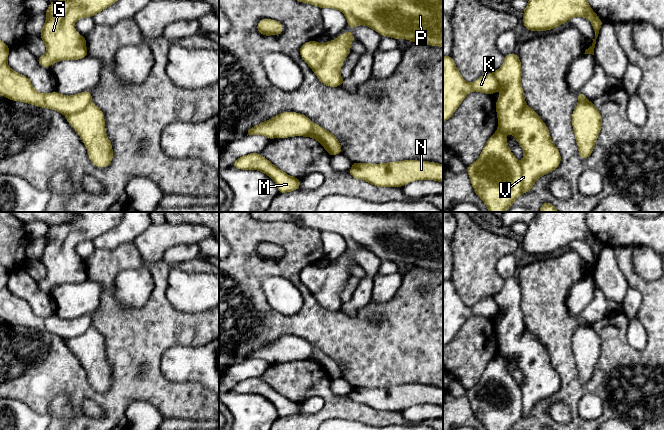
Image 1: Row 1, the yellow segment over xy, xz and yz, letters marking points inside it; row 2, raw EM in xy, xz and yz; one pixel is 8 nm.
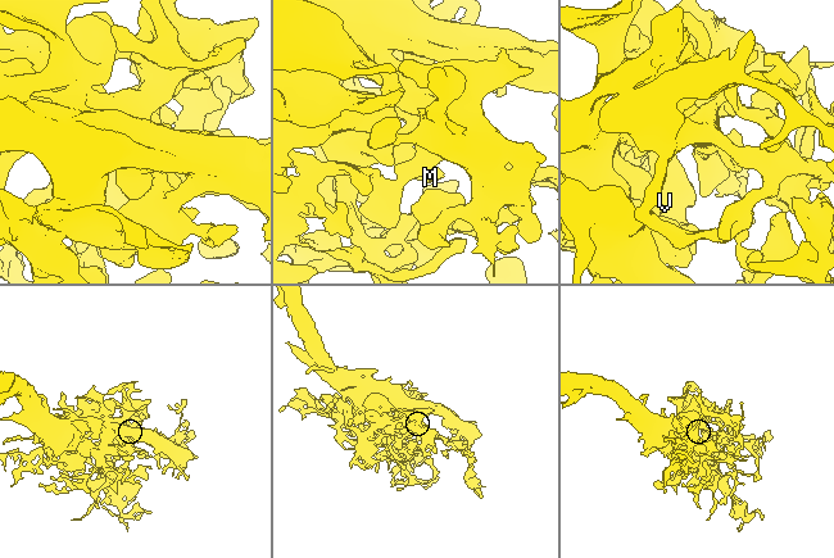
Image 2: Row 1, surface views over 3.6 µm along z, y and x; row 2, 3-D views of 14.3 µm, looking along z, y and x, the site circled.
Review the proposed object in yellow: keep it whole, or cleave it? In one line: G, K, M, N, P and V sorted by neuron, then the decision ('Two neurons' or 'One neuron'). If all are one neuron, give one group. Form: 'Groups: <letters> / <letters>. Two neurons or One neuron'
Groups: G K M N P V. One neuron

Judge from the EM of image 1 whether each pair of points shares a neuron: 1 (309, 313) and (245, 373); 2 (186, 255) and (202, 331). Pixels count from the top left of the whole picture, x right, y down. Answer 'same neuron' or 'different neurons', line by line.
1: different neurons
2: different neurons

